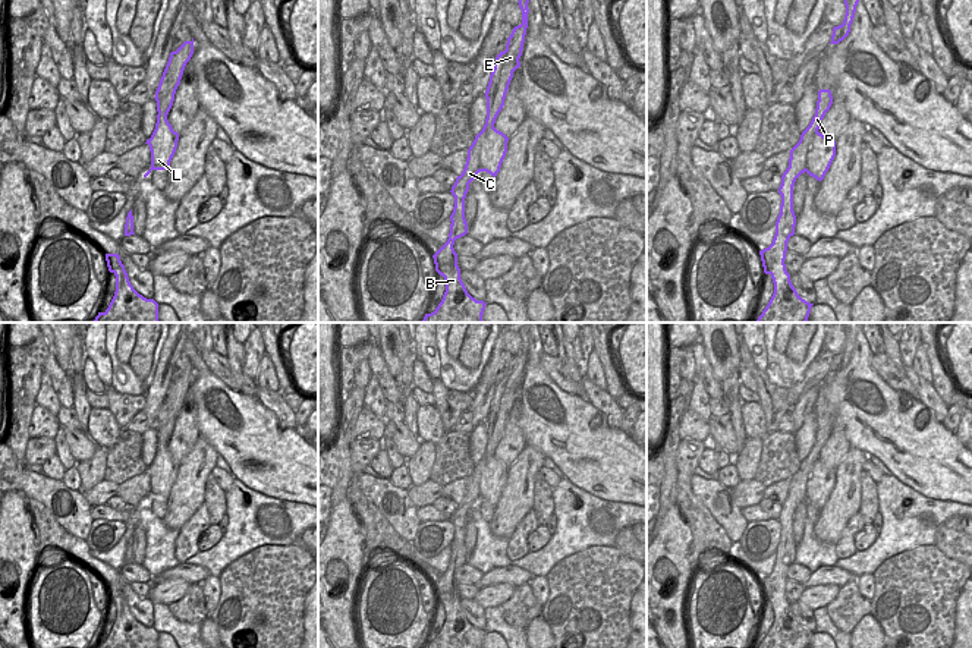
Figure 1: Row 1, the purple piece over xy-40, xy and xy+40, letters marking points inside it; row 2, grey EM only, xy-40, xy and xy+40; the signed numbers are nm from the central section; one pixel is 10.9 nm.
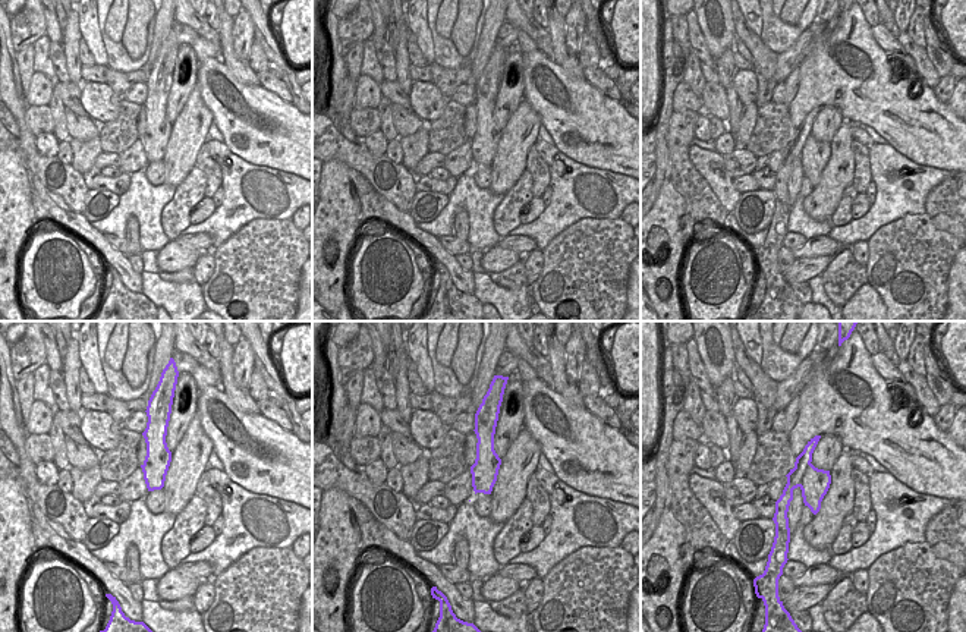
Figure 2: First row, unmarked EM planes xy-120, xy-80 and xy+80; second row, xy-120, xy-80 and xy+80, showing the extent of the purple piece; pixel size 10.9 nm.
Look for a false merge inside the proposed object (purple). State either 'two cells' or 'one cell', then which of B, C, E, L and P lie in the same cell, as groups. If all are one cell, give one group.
two cells; groups B C E P / L

